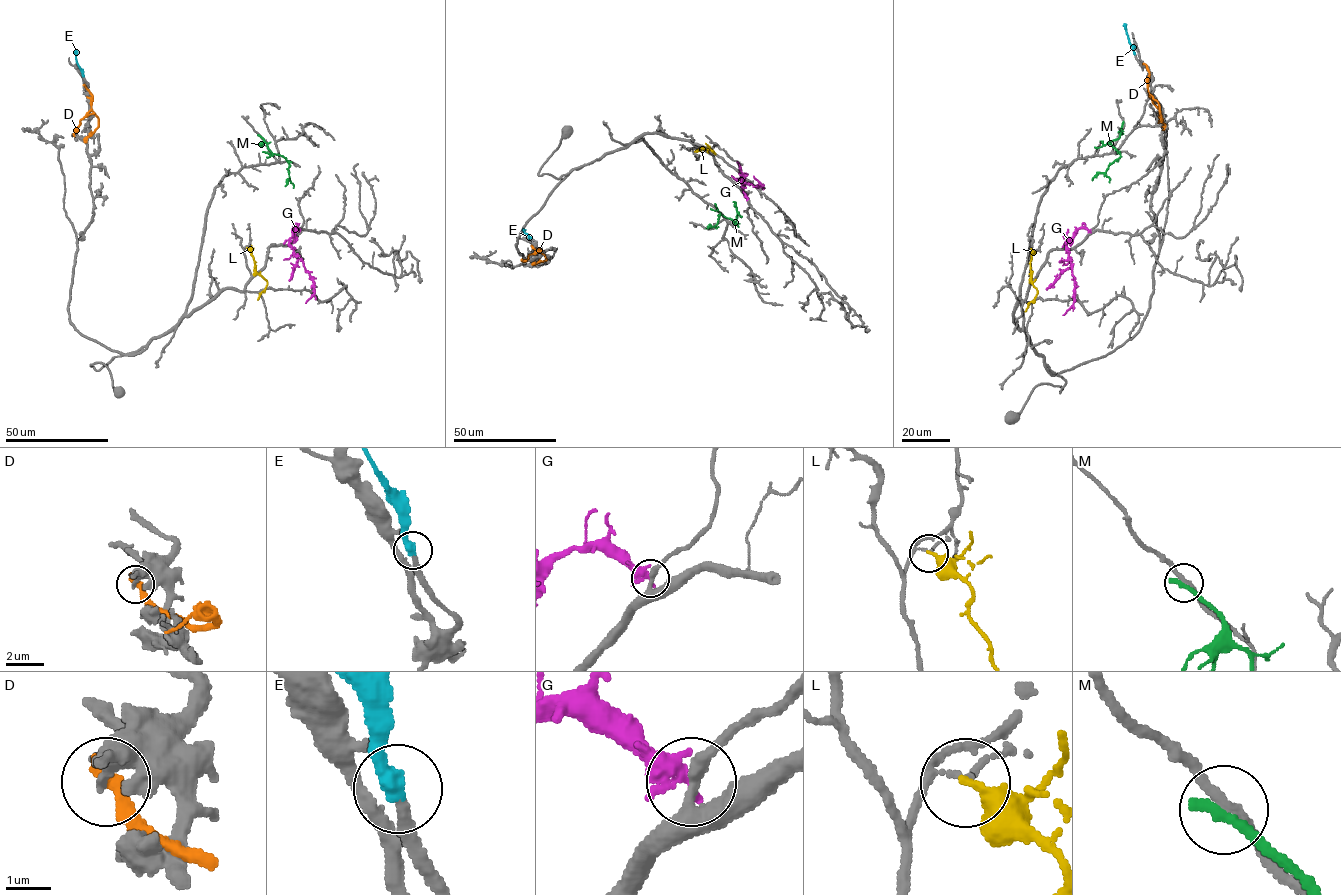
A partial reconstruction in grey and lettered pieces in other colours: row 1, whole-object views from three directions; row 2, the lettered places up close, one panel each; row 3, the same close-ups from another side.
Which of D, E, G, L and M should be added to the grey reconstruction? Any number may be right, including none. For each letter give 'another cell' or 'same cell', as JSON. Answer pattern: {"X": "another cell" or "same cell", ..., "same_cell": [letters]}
{"D": "another cell", "E": "same cell", "G": "another cell", "L": "another cell", "M": "another cell", "same_cell": ["E"]}

